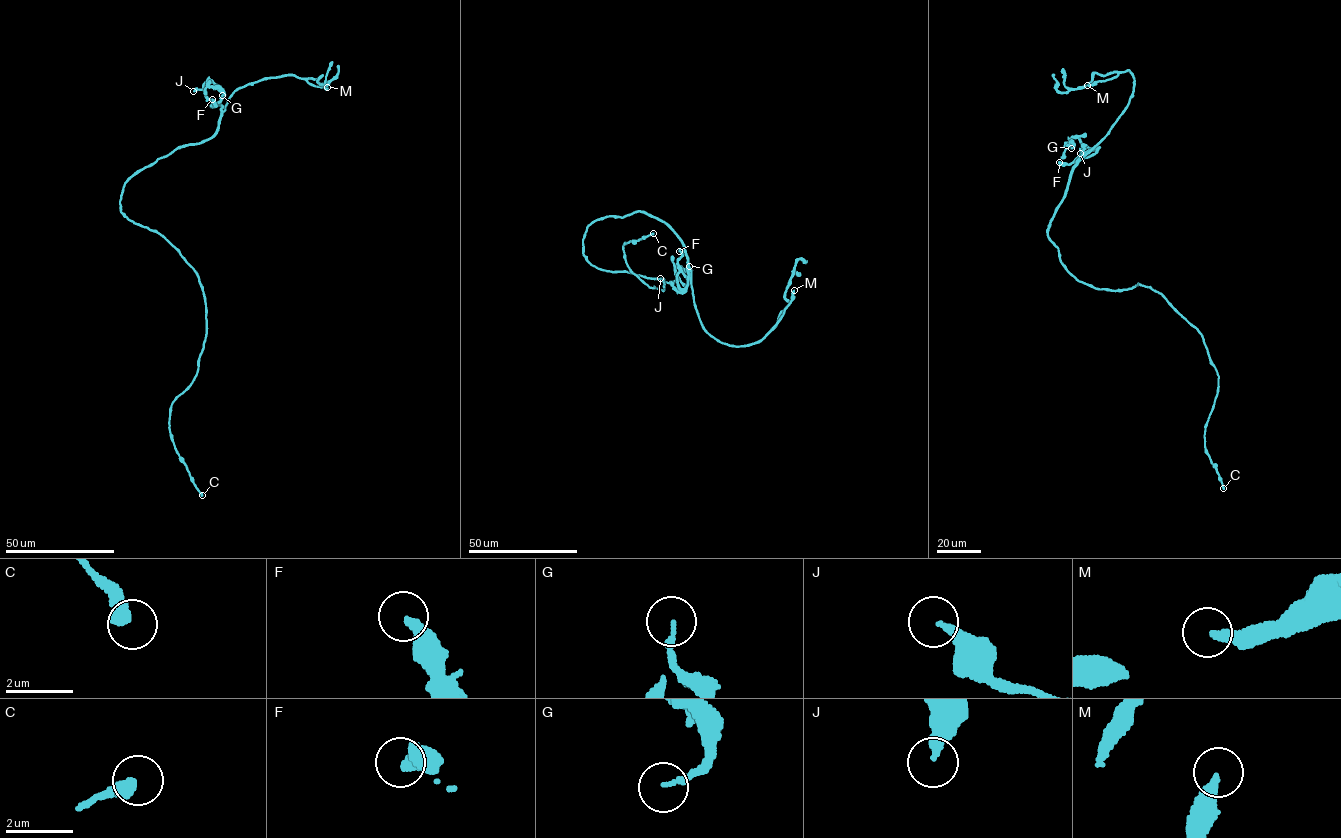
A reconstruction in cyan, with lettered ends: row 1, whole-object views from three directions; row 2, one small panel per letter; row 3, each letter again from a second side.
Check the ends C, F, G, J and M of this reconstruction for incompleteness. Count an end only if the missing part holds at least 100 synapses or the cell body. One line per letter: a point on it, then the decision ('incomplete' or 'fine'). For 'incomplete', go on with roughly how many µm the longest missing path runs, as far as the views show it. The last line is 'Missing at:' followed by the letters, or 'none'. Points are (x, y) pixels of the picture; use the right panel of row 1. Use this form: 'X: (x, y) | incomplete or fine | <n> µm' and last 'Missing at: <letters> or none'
C: (1223, 488) | fine
F: (1059, 162) | fine
G: (1071, 148) | fine
J: (1080, 153) | fine
M: (1087, 85) | fine
Missing at: none

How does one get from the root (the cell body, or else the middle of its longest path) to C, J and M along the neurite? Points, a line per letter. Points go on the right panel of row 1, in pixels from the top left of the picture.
C: (1078, 280), (1116, 291), (1138, 283), (1147, 286), (1161, 294), (1201, 334), (1218, 376), (1204, 446), (1223, 488)
J: (1078, 280), (1061, 261), (1047, 229), (1066, 191), (1072, 168), (1090, 150), (1098, 148), (1085, 145), (1080, 153)
M: (1078, 280), (1061, 261), (1047, 229), (1071, 169), (1106, 135), (1127, 106), (1134, 77), (1128, 70), (1087, 85)

